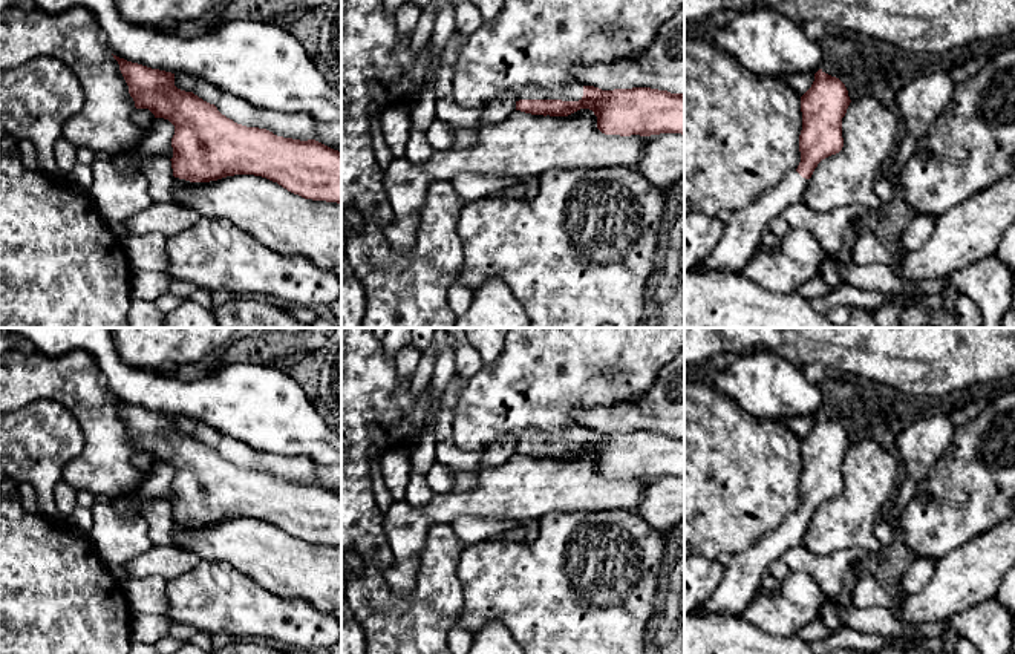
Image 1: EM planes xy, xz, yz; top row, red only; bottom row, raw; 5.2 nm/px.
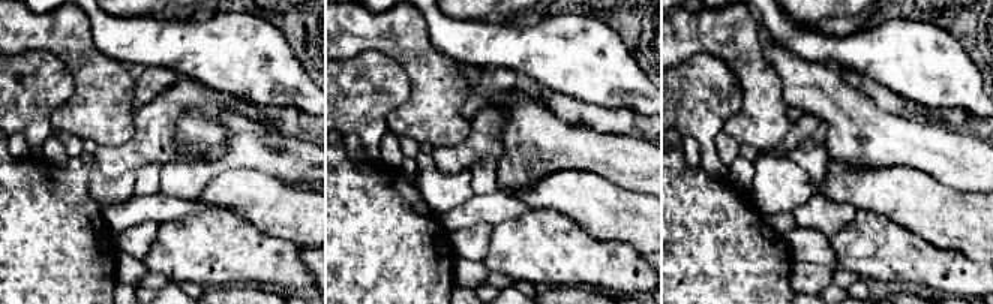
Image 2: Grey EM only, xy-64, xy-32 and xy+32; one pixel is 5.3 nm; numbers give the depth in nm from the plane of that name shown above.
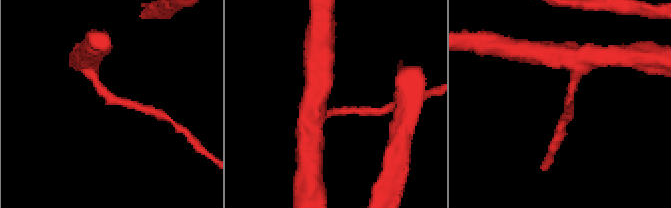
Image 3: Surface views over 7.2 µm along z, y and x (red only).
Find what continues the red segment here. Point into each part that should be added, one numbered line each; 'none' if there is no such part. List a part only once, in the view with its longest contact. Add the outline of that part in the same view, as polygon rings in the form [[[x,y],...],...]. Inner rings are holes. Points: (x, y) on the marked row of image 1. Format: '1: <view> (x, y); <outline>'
1: xz (574, 92); [[[573,83],[560,92],[547,92],[537,87],[527,87],[517,93],[516,101],[519,100],[562,100],[562,101],[579,101],[583,96],[583,84]]]

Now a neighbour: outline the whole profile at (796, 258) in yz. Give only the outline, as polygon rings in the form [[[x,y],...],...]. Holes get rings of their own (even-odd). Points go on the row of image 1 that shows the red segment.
[[[790,228],[772,253],[756,251],[741,274],[772,293],[790,294],[818,277],[827,256],[811,233]]]

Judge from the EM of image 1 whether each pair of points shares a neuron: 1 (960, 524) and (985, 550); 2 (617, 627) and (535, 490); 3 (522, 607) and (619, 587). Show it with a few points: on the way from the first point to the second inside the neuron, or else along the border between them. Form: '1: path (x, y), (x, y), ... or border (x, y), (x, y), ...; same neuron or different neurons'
1: border (998, 524), (943, 556); different neurons
2: border (584, 512), (547, 513), (541, 519); different neurons
3: path (547, 596), (579, 596), (588, 587), (594, 587); same neuron

